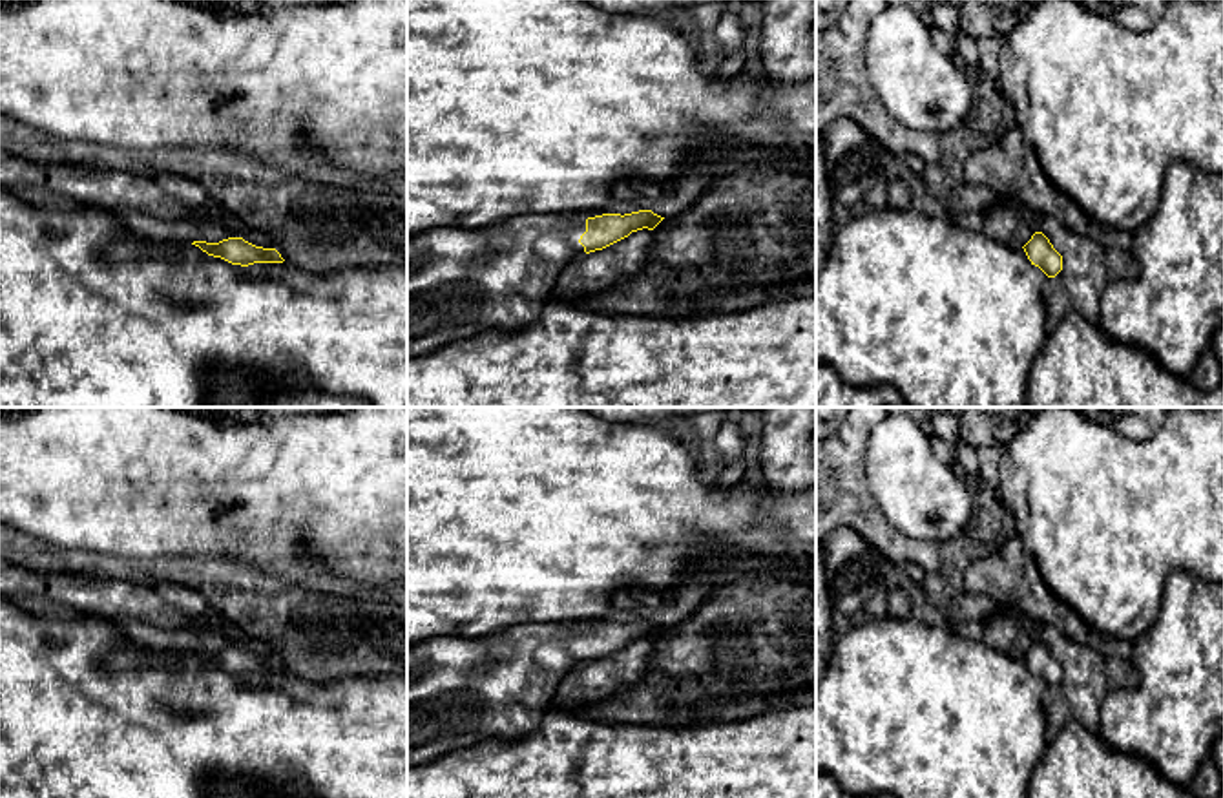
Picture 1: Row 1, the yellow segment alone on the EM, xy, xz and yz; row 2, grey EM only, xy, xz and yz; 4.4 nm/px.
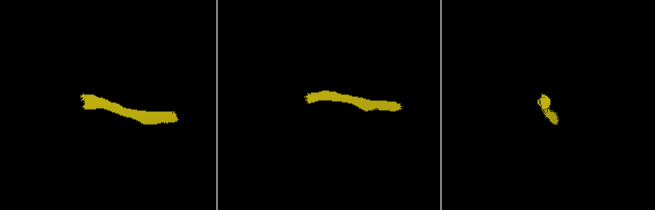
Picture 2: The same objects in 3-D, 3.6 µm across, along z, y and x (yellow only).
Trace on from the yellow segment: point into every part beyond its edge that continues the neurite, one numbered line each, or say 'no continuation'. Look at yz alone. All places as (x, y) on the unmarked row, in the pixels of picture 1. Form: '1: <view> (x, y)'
no continuation

